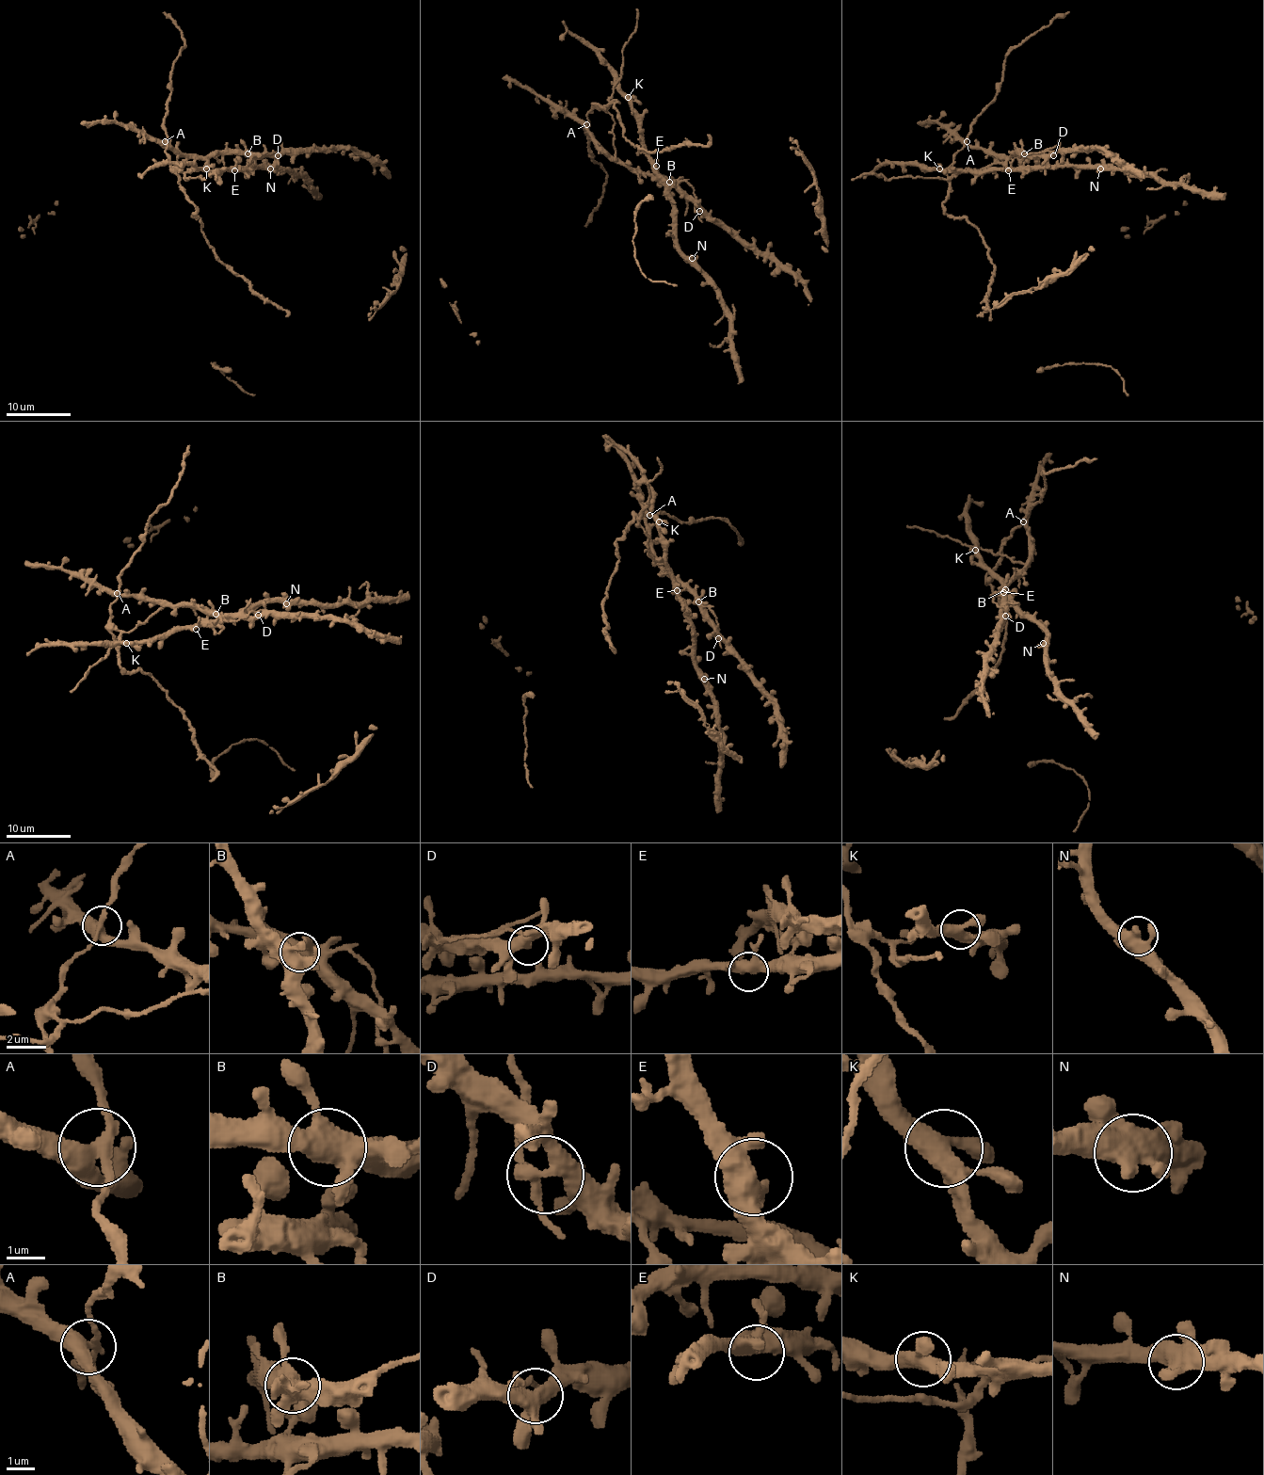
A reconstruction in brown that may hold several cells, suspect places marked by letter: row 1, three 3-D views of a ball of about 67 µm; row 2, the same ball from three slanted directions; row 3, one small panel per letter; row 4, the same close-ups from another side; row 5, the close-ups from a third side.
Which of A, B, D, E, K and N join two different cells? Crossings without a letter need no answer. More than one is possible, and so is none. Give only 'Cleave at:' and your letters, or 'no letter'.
Cleave at: A

